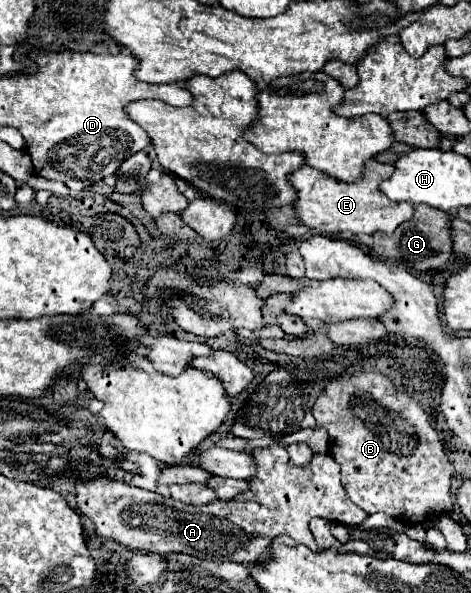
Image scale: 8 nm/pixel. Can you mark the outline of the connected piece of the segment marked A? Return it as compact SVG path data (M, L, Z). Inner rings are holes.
M270 444L264 448L256 448L250 452L256 462L256 474L248 480L248 490L244 494L238 494L236 498L224 502L224 500L214 500L204 506L190 506L182 502L172 502L172 498L160 496L150 490L126 486L124 482L106 478L106 476L94 476L90 480L76 478L76 502L82 514L86 514L94 524L96 532L100 536L112 538L128 548L138 548L144 552L182 552L190 554L194 558L206 558L214 562L240 562L244 566L254 564L268 552L268 540L272 536L288 534L296 542L314 548L316 552L316 542L314 536L308 532L308 522L316 516L326 518L328 522L348 522L348 524L360 524L366 520L366 512L362 508L356 508L352 500L348 500L342 484L340 484L340 466L330 454L318 454L314 456L308 464L296 466L292 464L286 448L278 444Z

